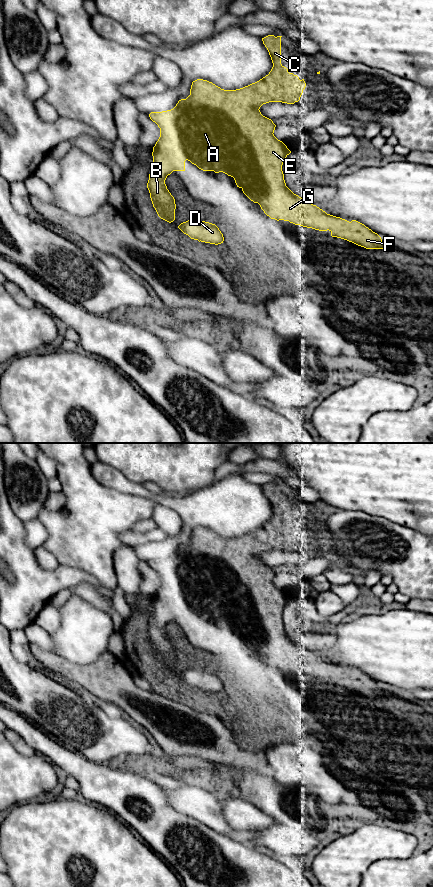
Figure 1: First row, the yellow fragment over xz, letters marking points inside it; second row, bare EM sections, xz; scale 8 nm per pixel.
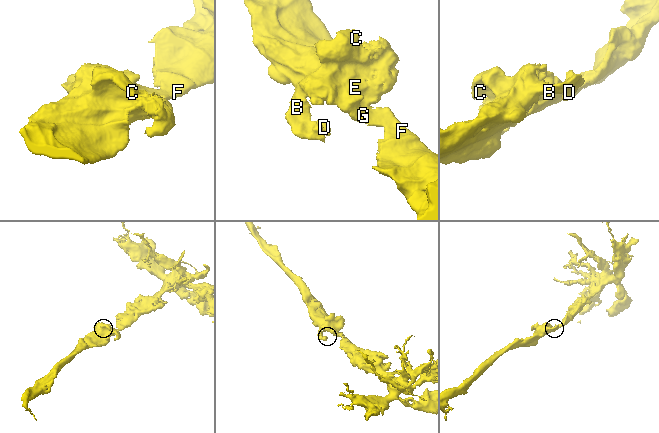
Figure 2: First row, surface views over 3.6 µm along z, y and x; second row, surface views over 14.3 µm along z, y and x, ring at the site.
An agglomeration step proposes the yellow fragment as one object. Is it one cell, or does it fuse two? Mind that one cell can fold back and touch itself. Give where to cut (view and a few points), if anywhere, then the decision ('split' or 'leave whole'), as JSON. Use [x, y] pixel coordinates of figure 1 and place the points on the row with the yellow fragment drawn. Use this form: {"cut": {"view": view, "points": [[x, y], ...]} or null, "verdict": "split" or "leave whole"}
{"cut": null, "verdict": "leave whole"}

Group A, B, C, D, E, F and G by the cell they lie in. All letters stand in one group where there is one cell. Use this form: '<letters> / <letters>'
A B C D E F G

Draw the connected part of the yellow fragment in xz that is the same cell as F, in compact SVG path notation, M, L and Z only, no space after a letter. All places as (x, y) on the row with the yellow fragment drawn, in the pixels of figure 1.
M268 35L262 38L271 57L273 67L268 75L259 81L236 90L224 90L212 82L197 79L192 82L190 95L178 101L176 106L167 111L151 112L150 119L160 128L160 137L153 147L153 163L150 169L147 188L150 198L158 216L171 223L175 220L175 199L167 189L165 180L173 171L185 171L185 161L188 160L203 171L223 172L234 178L237 187L254 203L258 203L264 213L277 221L289 221L295 225L312 228L319 231L331 232L332 237L341 238L366 249L383 249L388 247L382 242L381 237L366 227L364 224L352 220L351 222L327 214L325 211L307 202L304 198L294 194L284 180L282 165L284 159L291 153L287 146L274 136L276 125L273 121L260 112L260 107L269 102L282 102L294 104L300 100L306 87L304 79L289 73L281 64L281 37Z

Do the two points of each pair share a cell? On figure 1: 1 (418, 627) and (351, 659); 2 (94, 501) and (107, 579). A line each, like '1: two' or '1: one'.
1: one
2: one

